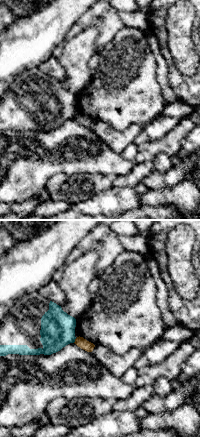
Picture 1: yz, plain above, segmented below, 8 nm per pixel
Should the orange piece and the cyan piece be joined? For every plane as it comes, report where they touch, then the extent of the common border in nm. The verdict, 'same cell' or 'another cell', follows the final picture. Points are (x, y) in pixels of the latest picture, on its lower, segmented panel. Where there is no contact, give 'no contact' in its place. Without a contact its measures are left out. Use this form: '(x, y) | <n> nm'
(75, 340) | 50 nm

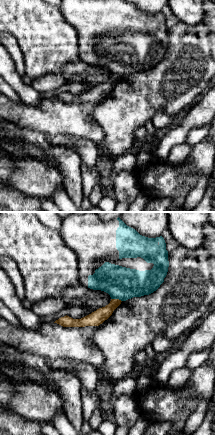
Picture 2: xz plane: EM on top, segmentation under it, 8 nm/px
(116, 299) | 90 nm

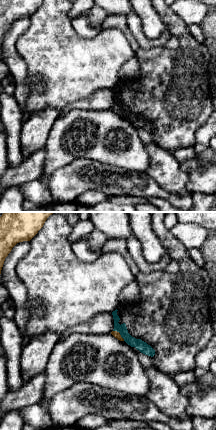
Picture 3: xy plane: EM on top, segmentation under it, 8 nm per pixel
(119, 334) | 130 nm

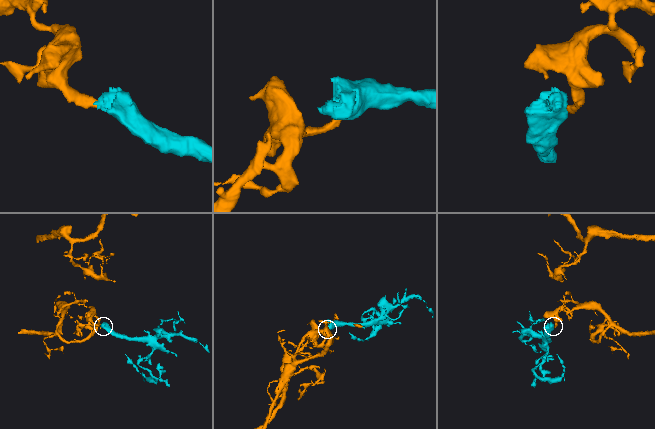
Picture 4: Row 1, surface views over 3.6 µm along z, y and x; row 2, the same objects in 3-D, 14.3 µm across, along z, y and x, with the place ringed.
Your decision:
another cell

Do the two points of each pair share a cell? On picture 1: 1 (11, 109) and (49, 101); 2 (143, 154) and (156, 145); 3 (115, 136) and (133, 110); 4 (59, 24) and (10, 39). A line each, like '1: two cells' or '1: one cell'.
1: one cell
2: one cell
3: two cells
4: one cell

